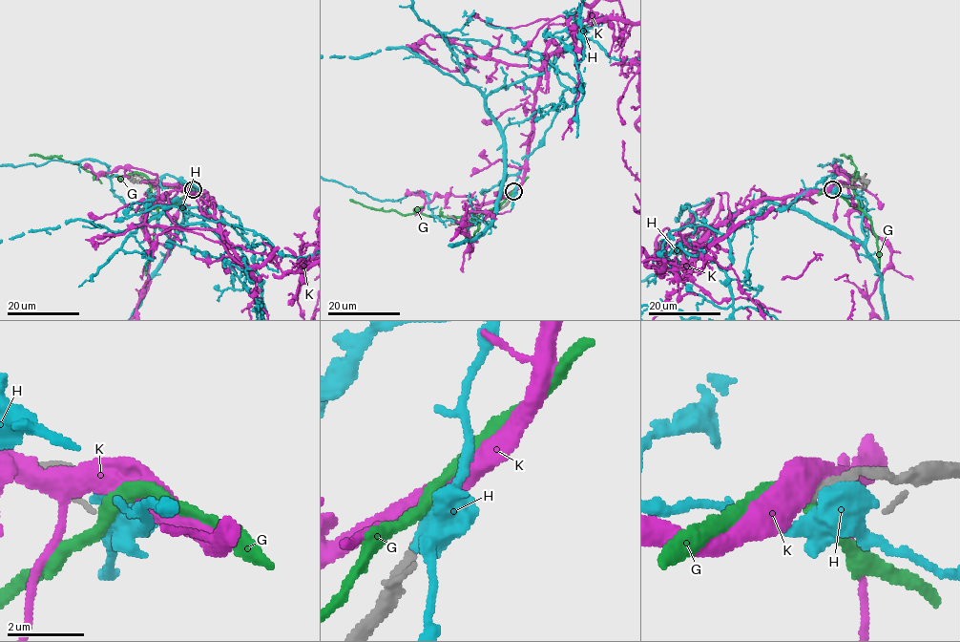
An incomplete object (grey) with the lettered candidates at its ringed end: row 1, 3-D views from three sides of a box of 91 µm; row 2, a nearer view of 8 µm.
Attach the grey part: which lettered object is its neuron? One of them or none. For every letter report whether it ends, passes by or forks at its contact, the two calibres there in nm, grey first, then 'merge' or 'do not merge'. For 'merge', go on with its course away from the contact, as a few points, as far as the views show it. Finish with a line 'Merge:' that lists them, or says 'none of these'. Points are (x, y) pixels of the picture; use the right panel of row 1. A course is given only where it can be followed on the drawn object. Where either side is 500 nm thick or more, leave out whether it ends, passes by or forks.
G: it passes by; 240 nm thick on the grey side, 320 nm on the other; do not merge
H: 320 nm thick on the grey side, 800 nm on the other; do not merge
K: 280 nm thick on the grey side, 550 nm on the other; do not merge
Merge: none of these

